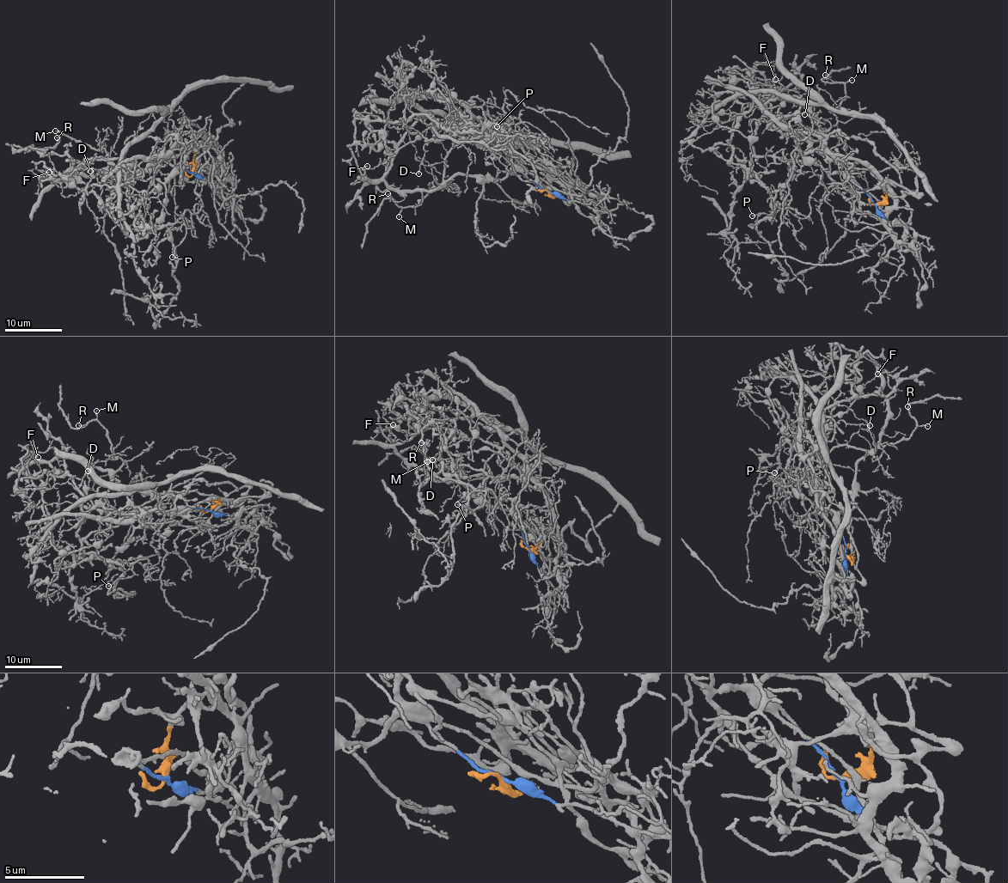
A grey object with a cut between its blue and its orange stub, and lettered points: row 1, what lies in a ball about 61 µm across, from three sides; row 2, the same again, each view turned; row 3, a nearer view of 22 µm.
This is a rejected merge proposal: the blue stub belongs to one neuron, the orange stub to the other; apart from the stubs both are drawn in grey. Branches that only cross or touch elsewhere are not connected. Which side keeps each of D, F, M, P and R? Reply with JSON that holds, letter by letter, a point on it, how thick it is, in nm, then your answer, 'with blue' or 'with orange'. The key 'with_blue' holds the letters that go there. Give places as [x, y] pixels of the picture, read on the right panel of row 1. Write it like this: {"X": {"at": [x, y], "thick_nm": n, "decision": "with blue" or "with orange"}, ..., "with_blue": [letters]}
{"D": {"at": [804, 114], "thick_nm": 140, "decision": "with orange"}, "F": {"at": [775, 79], "thick_nm": 110, "decision": "with orange"}, "M": {"at": [852, 80], "thick_nm": 120, "decision": "with blue"}, "P": {"at": [752, 216], "thick_nm": 130, "decision": "with orange"}, "R": {"at": [825, 75], "thick_nm": 120, "decision": "with blue"}, "with_blue": ["M", "R"]}

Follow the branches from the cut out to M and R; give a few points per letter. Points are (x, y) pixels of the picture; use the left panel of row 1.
M: (194, 173), (164, 162), (119, 174), (107, 169), (109, 157), (106, 154), (77, 143), (56, 130)
R: (194, 173), (164, 162), (119, 174), (106, 167), (108, 155), (61, 135), (60, 139), (56, 137)

